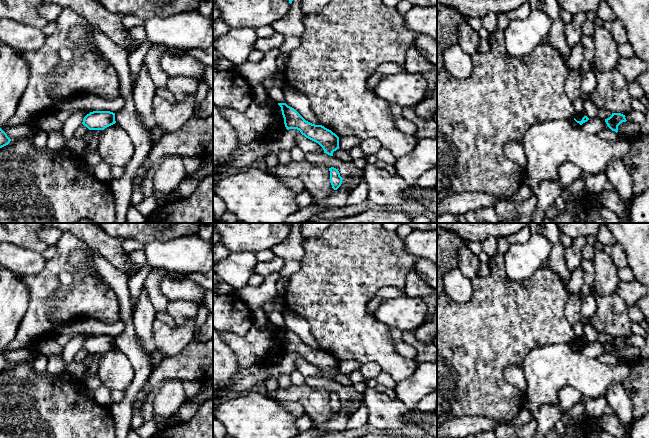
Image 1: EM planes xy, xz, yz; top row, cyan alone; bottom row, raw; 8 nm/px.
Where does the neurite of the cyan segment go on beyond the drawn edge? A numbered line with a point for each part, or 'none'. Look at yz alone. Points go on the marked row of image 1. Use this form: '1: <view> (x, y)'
none

